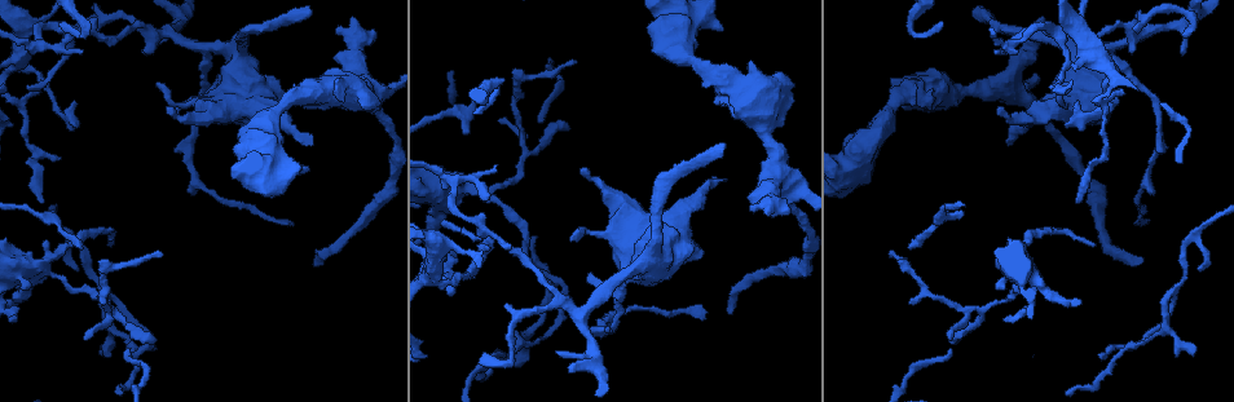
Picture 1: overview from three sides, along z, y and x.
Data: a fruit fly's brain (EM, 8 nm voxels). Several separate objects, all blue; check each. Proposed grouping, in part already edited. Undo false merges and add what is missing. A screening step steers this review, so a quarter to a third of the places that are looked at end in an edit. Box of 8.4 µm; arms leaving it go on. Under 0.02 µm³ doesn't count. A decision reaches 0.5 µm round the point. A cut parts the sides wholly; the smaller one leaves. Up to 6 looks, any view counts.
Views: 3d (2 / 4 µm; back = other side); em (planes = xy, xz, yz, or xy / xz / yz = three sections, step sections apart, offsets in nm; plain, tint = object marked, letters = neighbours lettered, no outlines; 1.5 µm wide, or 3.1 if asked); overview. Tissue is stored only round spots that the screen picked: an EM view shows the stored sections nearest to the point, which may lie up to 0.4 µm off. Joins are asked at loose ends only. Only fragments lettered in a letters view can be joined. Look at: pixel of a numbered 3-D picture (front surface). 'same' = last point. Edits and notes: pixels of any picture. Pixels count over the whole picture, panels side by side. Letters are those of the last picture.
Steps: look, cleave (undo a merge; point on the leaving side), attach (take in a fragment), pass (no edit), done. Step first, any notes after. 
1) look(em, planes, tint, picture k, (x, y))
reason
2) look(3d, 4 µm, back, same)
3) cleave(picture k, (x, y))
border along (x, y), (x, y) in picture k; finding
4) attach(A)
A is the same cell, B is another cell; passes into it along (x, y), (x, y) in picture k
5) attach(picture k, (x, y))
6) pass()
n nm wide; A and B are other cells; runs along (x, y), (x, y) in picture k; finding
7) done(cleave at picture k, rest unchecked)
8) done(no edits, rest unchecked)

look(em, planes, letters, picture 1, (1133, 344))
touches itself

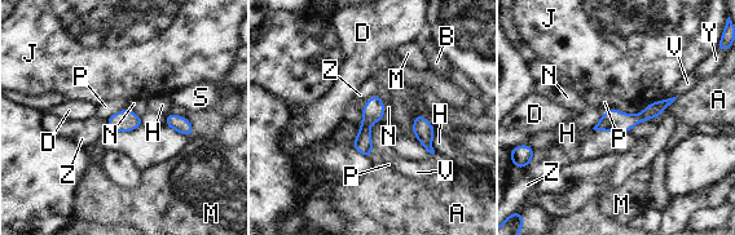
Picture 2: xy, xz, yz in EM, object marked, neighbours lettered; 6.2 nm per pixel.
pass()
A, B, D, H, J, M, N, P, S, V, Y and Z are other cells; runs along (667, 102), (643, 116), (599, 127) in picture 2; one cell here

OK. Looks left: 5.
look(em, planes, letters, picture 1, (1076, 200))
thin end

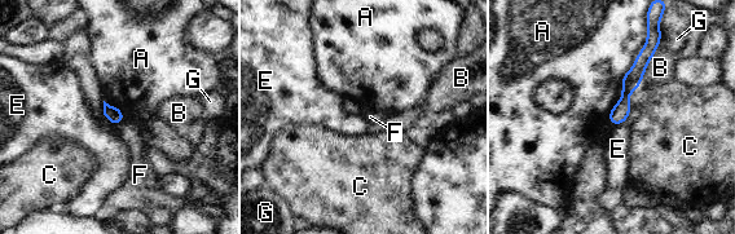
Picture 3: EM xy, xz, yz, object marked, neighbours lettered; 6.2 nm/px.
pass()
90 nm wide; A touches over 600 nm; A, B, C, E, F and G are other cells; no lettered fragment goes on from it

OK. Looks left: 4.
look(em, planes, letters, picture 1, (159, 85))
tapers out

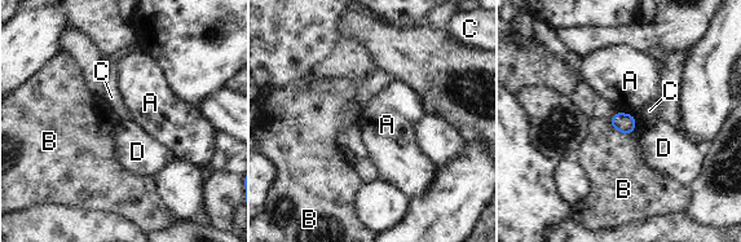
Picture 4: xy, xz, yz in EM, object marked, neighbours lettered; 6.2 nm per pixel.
pass()
A, B, C and D are other cells; border along (609, 119), (613, 127), (631, 135) in picture 4; no lettered fragment goes on from it

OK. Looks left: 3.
done(no edits, rest unchecked)

